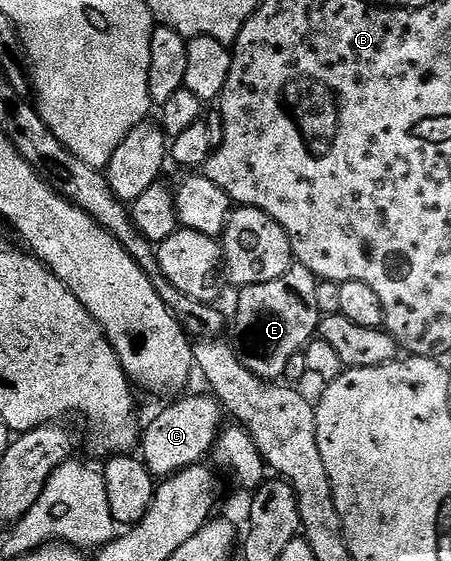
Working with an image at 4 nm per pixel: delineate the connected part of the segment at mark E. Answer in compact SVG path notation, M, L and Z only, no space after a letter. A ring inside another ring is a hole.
M295 264L285 276L277 276L277 280L245 286L238 291L235 315L229 318L229 345L249 372L266 380L282 379L279 377L286 372L291 357L316 337L321 321L315 308L316 281L309 268Z

